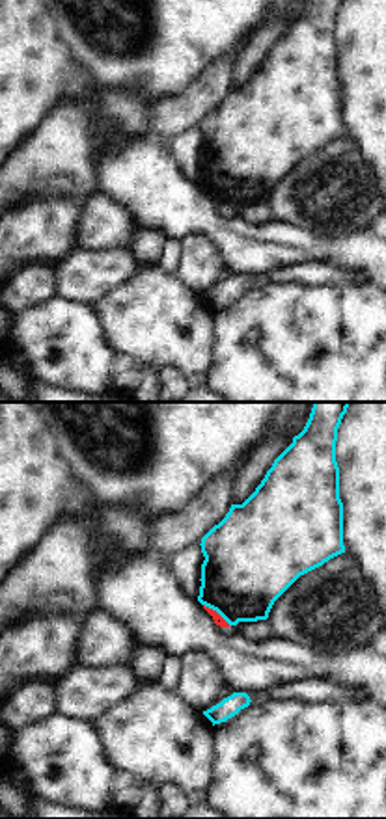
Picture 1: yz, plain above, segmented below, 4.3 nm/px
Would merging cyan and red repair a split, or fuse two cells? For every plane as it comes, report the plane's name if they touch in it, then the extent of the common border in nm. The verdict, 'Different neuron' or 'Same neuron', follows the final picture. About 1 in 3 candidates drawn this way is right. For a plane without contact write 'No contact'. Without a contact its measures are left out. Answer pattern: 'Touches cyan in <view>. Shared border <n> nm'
Touches cyan in yz. Shared border 150 nm.

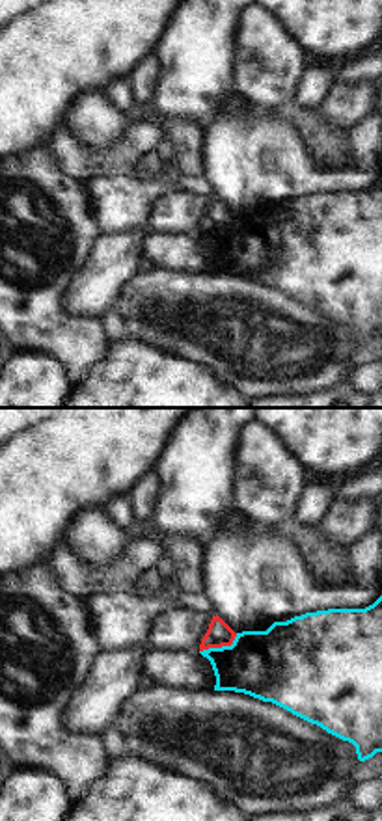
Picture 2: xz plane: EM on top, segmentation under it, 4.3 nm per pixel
Touches cyan in xz. Shared border 190 nm.

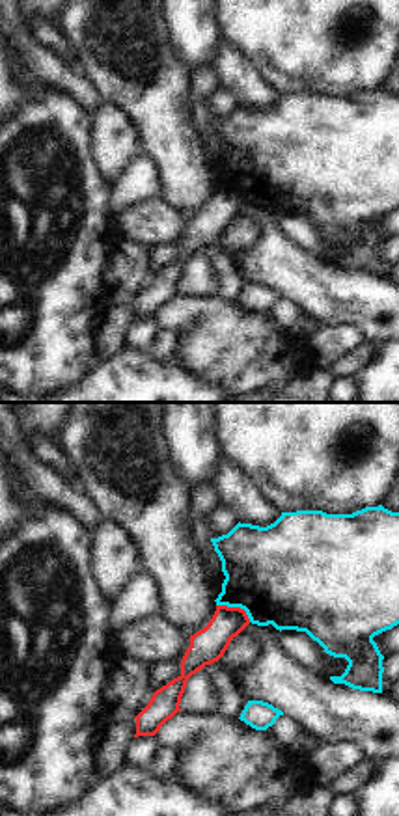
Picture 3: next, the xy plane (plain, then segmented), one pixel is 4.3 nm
Touches cyan in xy. Shared border 170 nm.

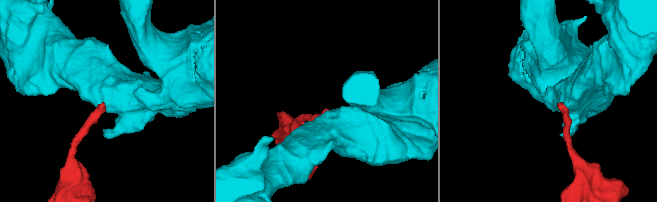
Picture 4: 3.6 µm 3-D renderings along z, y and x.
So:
Different neuron.

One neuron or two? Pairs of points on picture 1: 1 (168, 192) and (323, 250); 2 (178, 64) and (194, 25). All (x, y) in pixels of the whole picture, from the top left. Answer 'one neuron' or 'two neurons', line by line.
1: one neuron
2: one neuron

